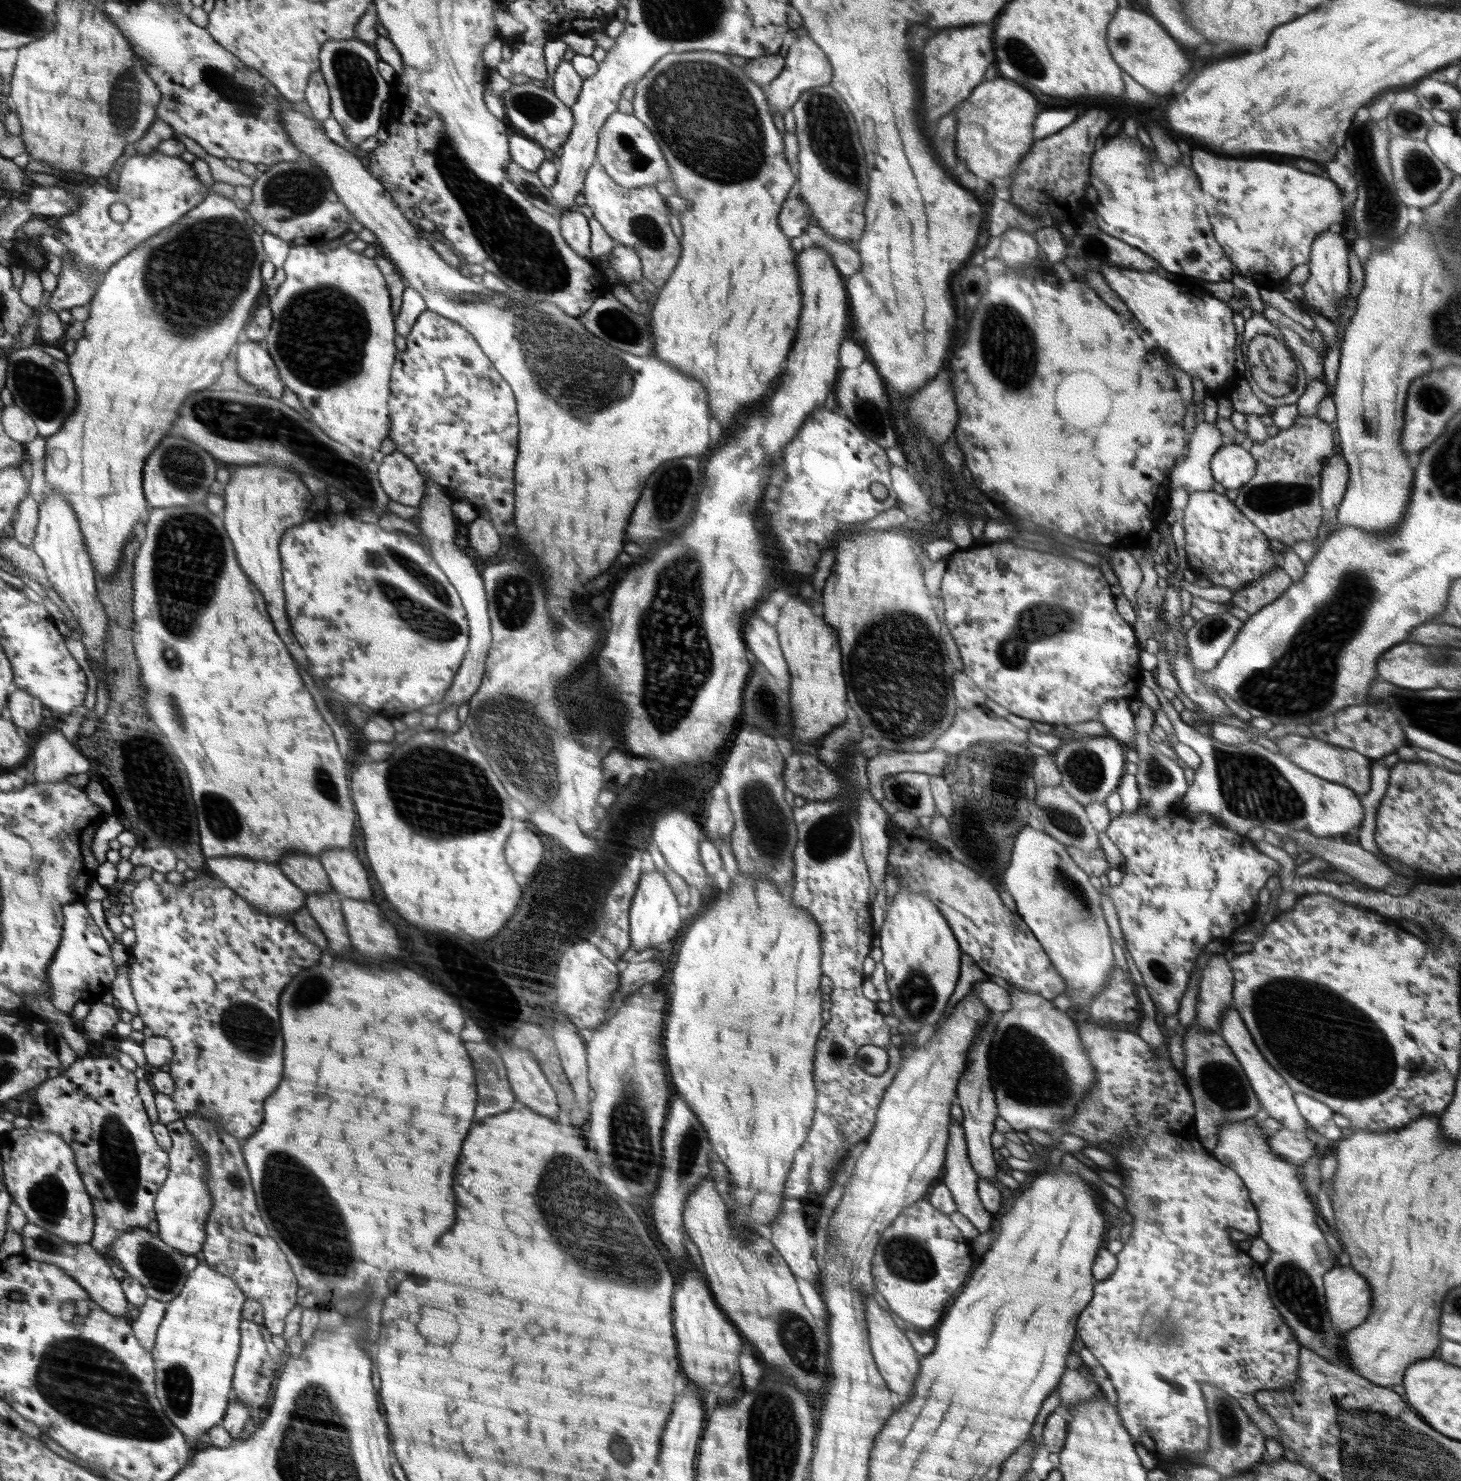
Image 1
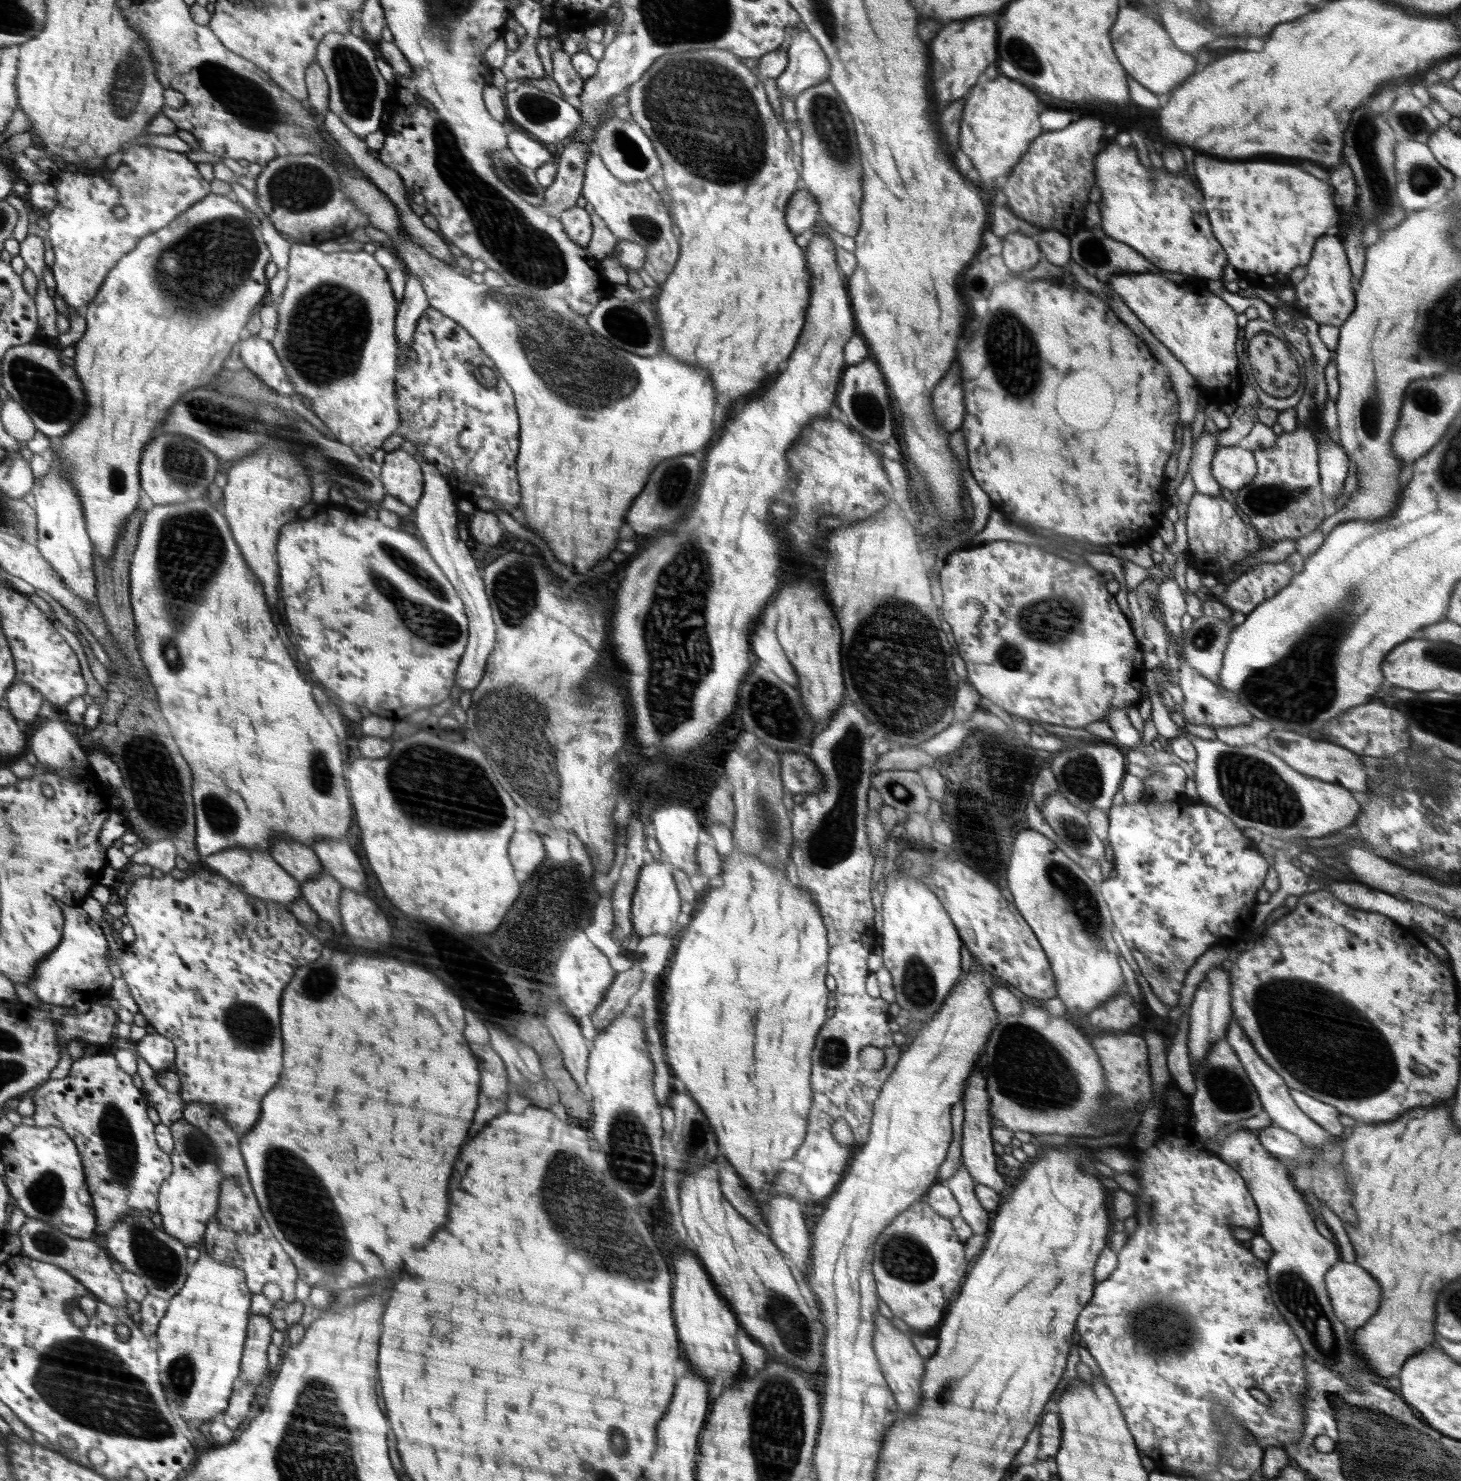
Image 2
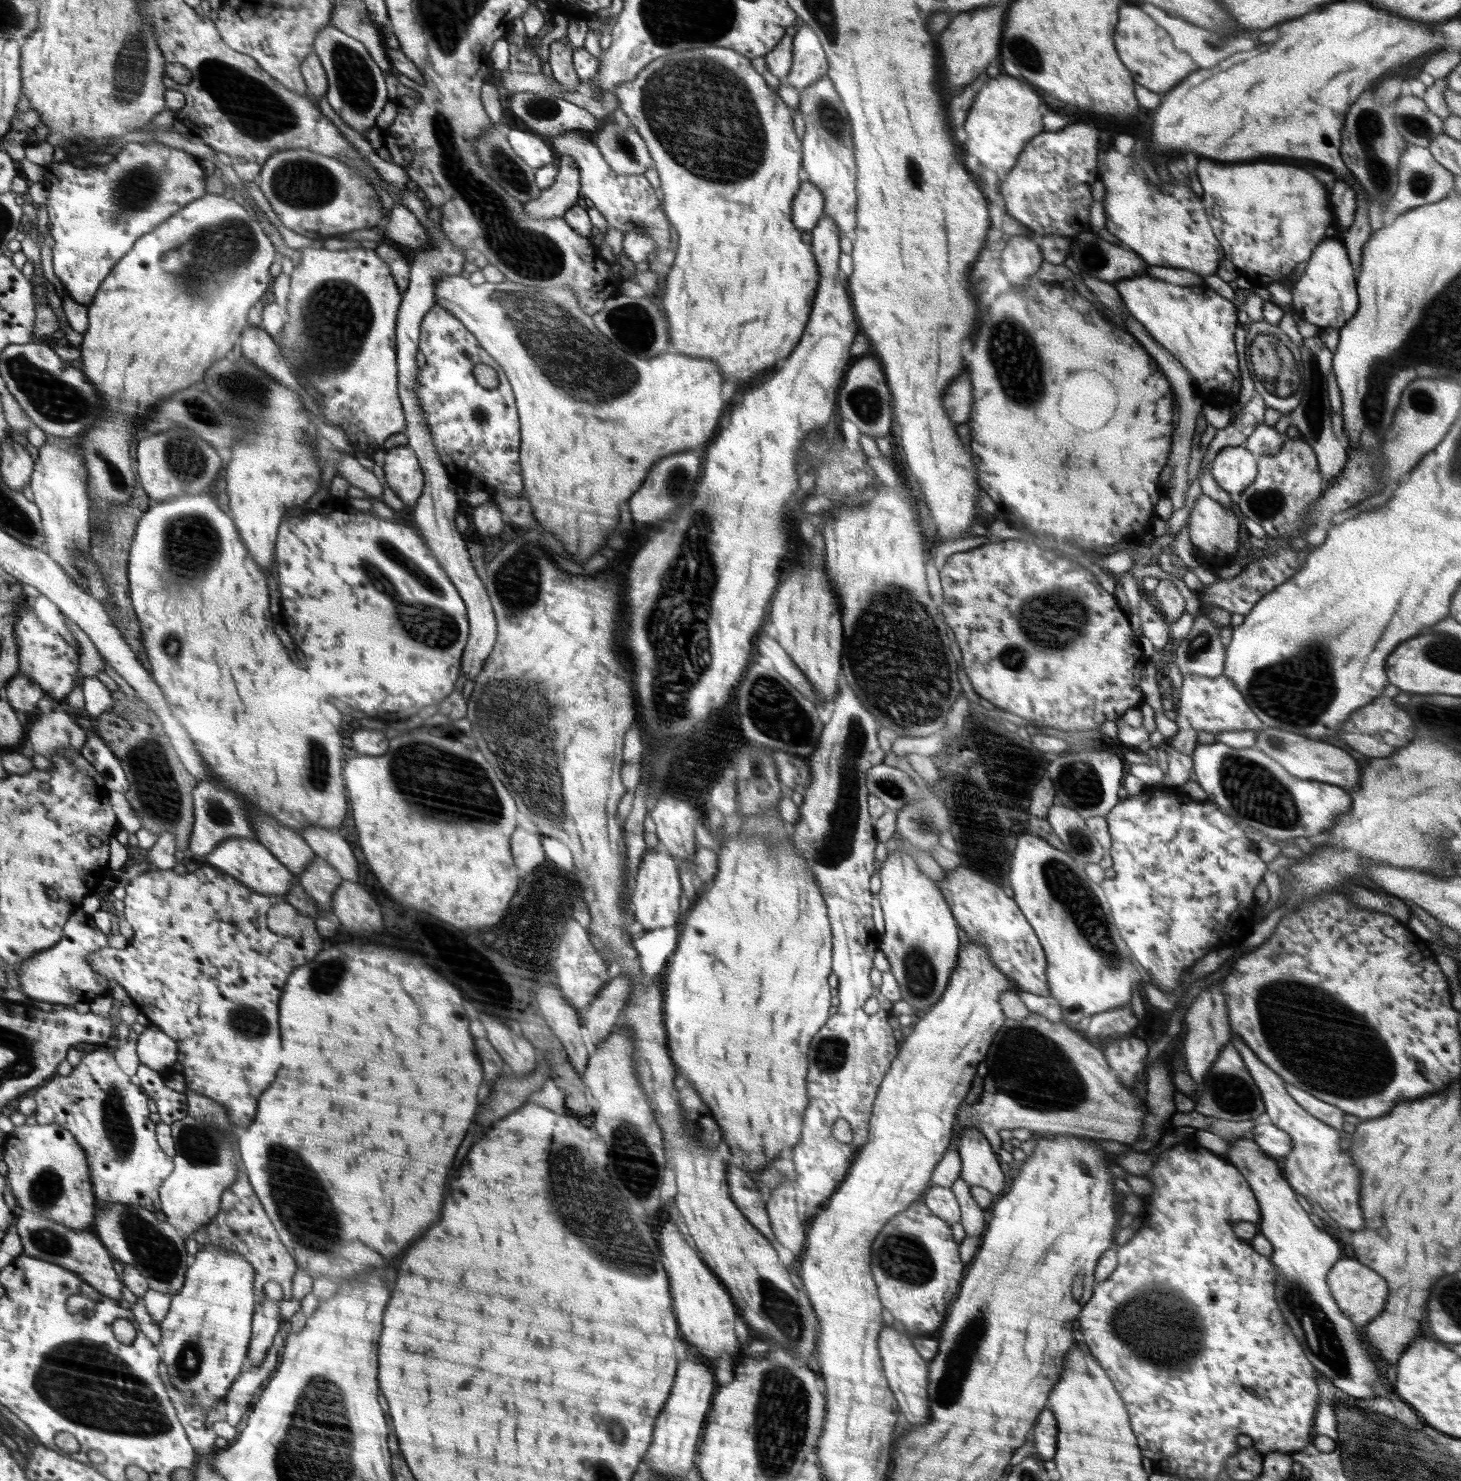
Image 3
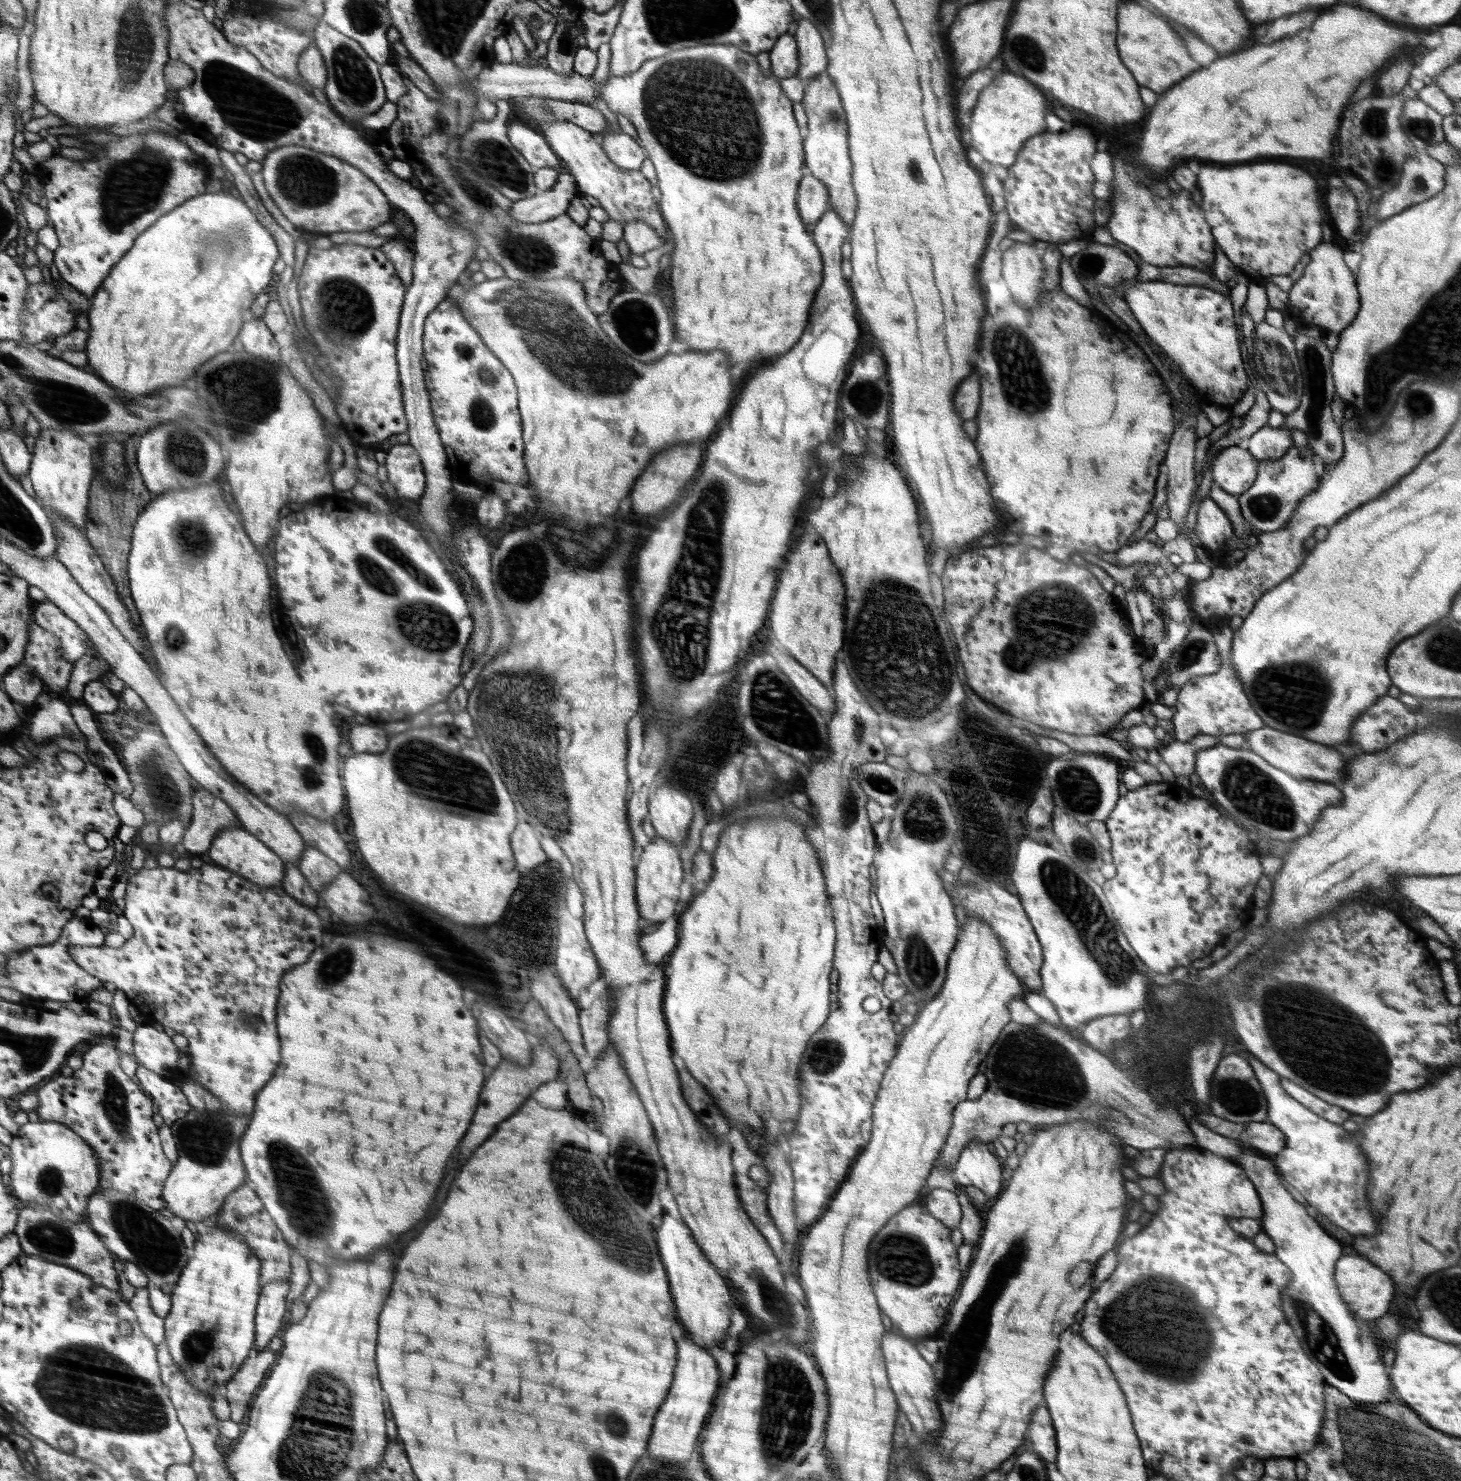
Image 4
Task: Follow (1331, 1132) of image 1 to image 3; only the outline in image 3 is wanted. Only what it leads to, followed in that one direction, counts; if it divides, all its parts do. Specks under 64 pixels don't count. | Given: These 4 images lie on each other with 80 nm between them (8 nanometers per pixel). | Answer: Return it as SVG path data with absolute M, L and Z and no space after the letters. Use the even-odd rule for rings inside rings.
M1285 1083L1287 1093L1295 1100L1298 1105L1302 1106L1306 1112L1325 1122L1328 1126L1334 1127L1341 1131L1344 1124L1344 1112L1342 1110L1318 1100L1314 1095L1310 1096L1304 1090L1300 1090L1297 1086Z

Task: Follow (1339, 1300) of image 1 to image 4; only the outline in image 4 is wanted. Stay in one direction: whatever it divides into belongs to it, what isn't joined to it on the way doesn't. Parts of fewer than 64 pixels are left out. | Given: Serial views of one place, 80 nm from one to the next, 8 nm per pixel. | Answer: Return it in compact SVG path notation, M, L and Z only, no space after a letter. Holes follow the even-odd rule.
M1342 1256L1334 1267L1334 1280L1344 1303L1364 1321L1374 1322L1385 1316L1393 1302L1396 1288L1380 1268L1372 1266L1362 1256Z

